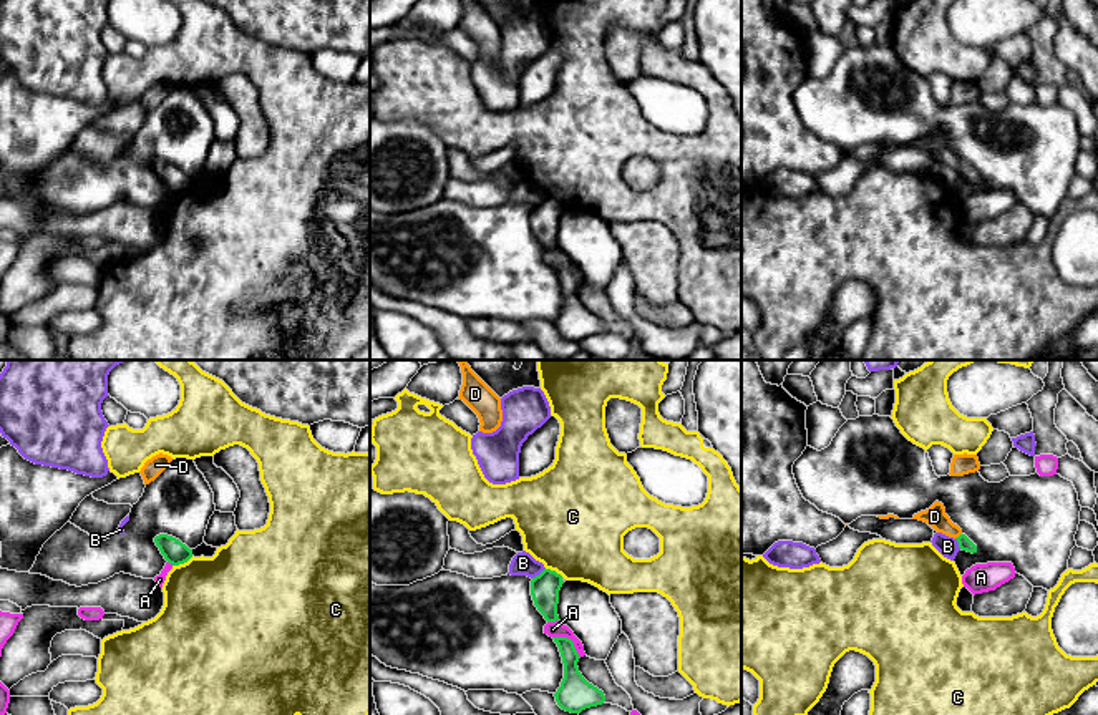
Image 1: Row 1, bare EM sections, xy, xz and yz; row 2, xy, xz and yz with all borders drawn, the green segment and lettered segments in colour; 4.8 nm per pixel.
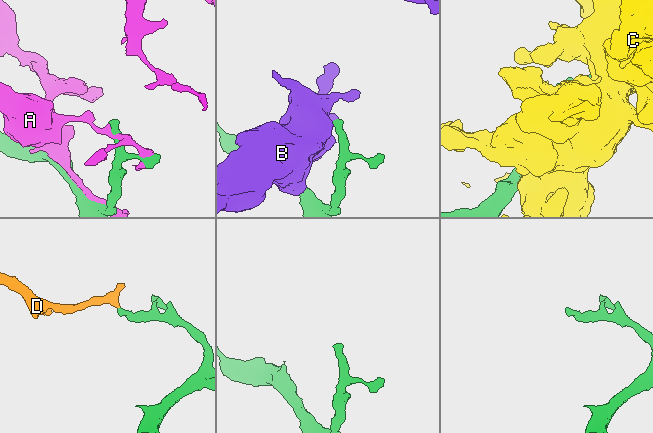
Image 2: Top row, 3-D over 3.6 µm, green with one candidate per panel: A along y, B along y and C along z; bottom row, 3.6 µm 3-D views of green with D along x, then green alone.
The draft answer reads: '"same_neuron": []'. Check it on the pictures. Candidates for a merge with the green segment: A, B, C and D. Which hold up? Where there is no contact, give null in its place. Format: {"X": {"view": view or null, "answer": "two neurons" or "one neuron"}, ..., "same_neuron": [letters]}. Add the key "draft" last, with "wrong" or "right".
{"A": {"view": "xz", "answer": "two neurons"}, "B": {"view": "xz", "answer": "two neurons"}, "C": {"view": "xy", "answer": "two neurons"}, "D": {"view": "yz", "answer": "one neuron"}, "same_neuron": ["D"], "draft": "wrong"}

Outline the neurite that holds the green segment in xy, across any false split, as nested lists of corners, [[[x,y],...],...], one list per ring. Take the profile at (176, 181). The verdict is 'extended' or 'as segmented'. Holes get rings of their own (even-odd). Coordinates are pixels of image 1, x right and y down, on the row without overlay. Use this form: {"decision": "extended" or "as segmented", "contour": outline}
{"decision": "as segmented", "contour": [[[159,163],[154,166],[154,171],[164,187],[172,194],[184,192],[192,186],[192,178],[189,178],[186,173],[172,164]]]}

